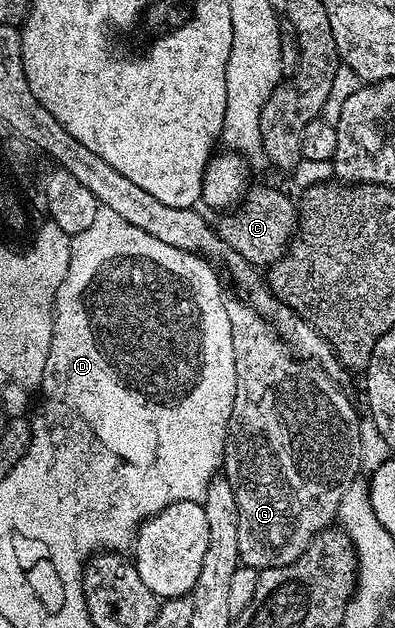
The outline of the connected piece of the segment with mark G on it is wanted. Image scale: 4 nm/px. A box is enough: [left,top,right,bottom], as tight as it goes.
[222,300,362,571]

